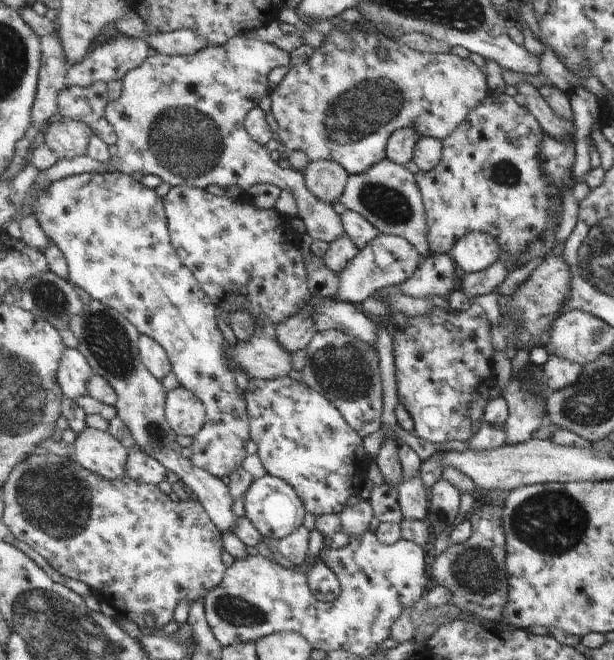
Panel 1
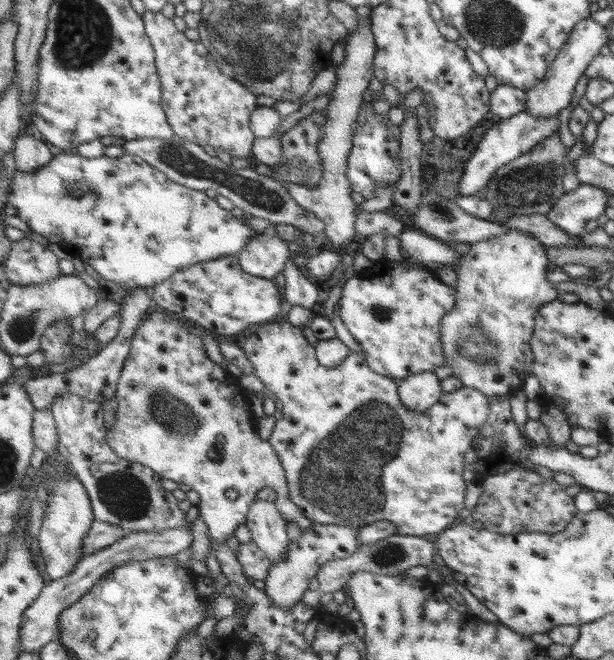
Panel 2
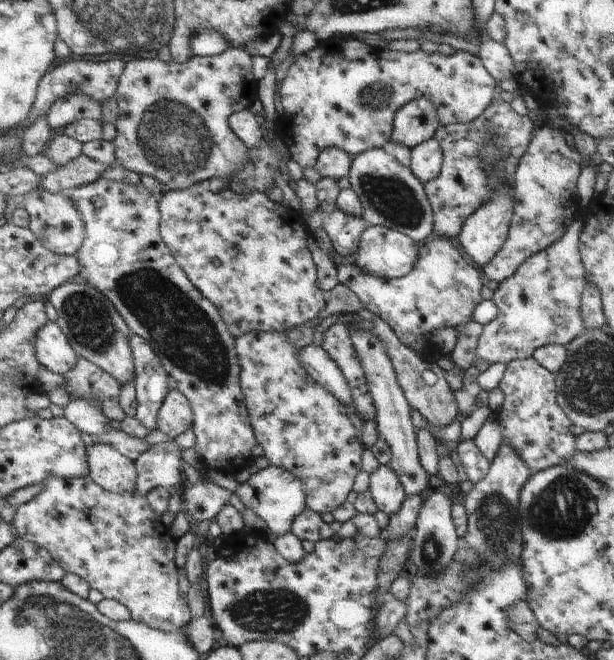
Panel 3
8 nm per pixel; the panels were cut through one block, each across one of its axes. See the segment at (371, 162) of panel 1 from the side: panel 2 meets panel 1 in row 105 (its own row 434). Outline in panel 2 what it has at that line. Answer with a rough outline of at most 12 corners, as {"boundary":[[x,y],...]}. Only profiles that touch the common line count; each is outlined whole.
{"boundary":[[287,322],[243,352],[283,406],[269,442],[321,526],[461,522],[491,398],[427,412]]}

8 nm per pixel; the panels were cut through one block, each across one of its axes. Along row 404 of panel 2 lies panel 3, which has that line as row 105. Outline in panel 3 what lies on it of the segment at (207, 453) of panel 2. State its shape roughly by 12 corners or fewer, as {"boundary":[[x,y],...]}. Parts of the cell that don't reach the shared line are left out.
{"boundary":[[243,48],[135,58],[117,162],[169,190],[239,174],[257,102]]}

